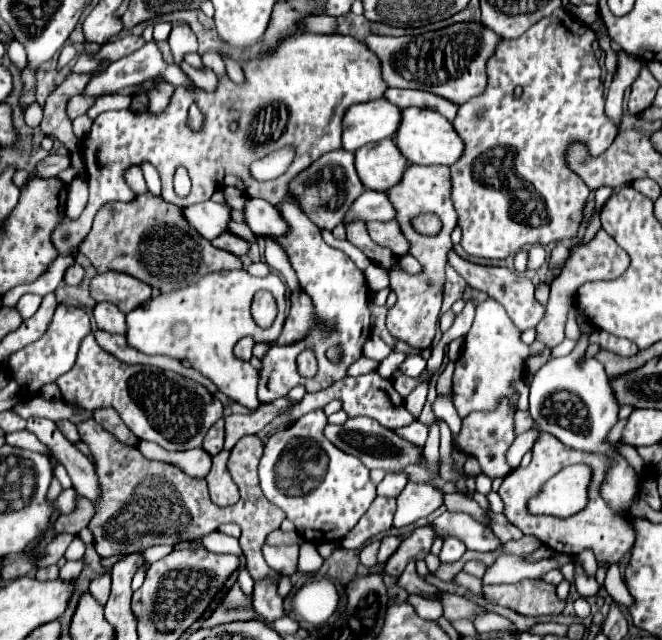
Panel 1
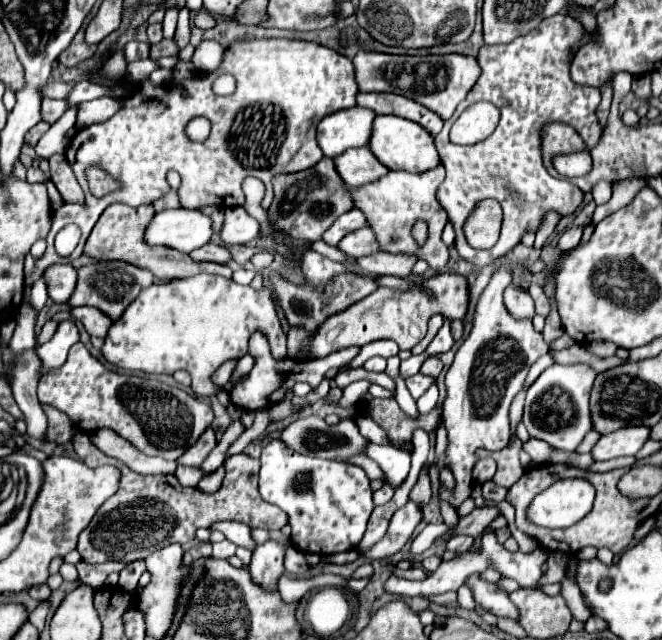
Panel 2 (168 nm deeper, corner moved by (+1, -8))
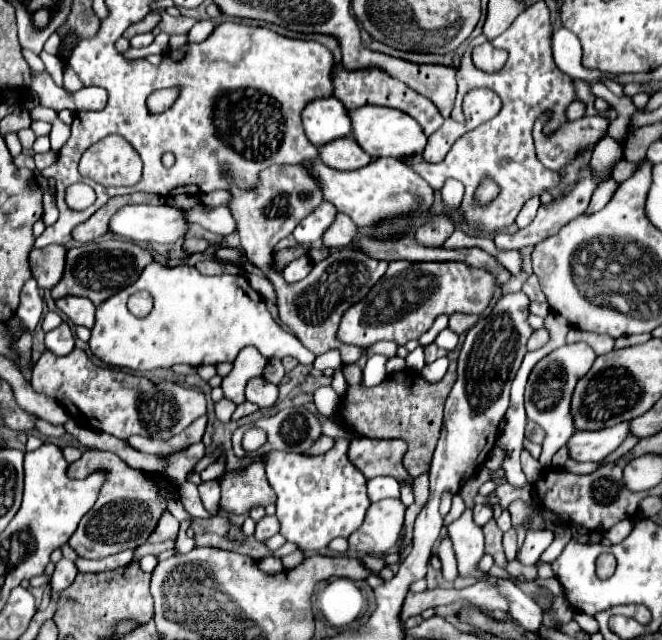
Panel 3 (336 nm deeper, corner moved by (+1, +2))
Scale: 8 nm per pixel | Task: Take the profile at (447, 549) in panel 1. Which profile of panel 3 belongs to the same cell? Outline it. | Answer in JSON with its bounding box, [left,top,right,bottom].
[473,504,493,526]

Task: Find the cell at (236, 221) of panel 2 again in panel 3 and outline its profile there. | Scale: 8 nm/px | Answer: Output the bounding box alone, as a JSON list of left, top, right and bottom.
[187,206,237,236]

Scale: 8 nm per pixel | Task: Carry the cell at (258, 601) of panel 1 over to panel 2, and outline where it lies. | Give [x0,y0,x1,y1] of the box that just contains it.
[249,540,287,590]

